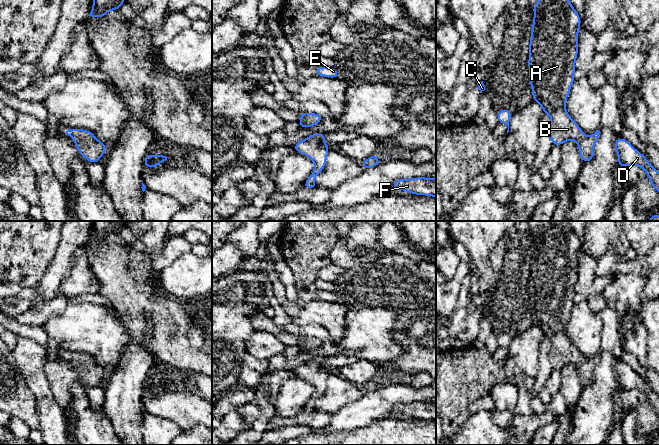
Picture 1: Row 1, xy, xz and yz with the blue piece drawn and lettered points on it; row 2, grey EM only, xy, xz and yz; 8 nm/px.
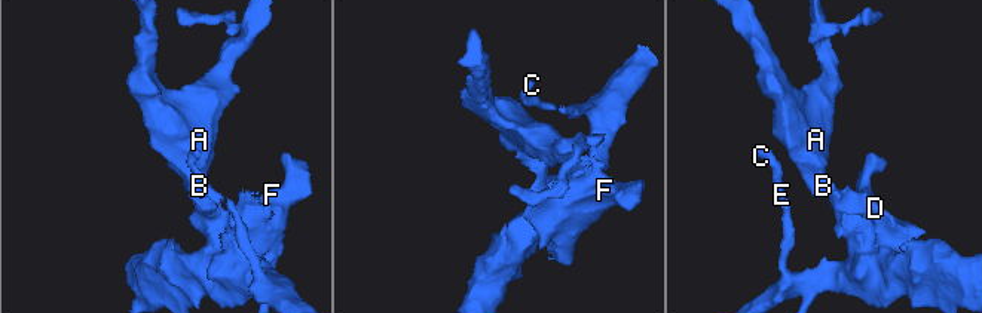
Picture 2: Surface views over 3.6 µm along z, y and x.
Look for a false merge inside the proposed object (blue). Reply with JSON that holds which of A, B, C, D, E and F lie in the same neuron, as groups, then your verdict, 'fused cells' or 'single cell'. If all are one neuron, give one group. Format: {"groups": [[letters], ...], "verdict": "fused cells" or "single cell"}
{"groups": [["A", "B", "C", "D", "E", "F"]], "verdict": "single cell"}

